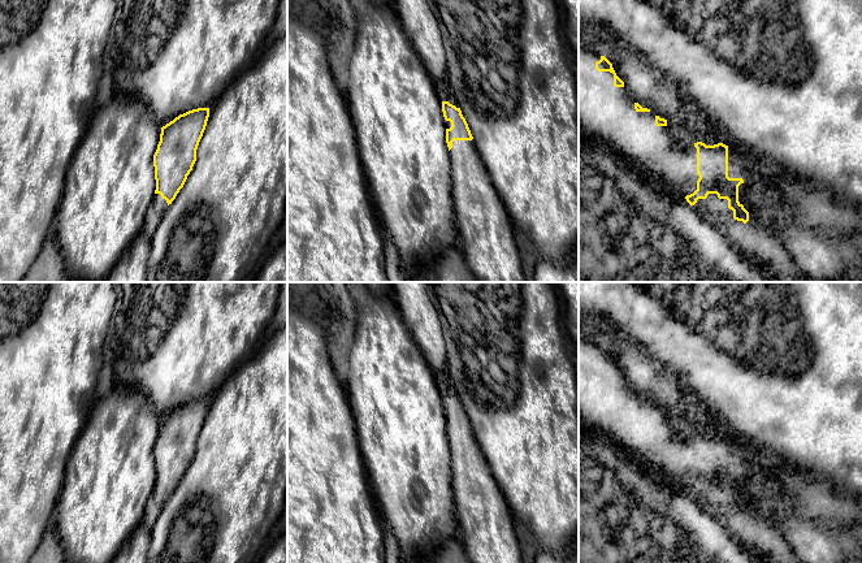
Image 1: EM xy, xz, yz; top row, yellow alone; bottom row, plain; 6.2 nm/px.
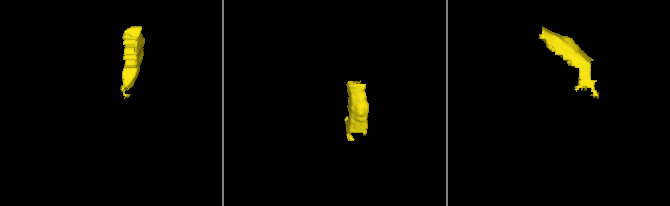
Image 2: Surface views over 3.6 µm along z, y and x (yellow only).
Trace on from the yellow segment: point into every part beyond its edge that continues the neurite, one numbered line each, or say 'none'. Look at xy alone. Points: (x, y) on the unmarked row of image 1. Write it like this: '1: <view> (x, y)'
1: xy (159, 497)

